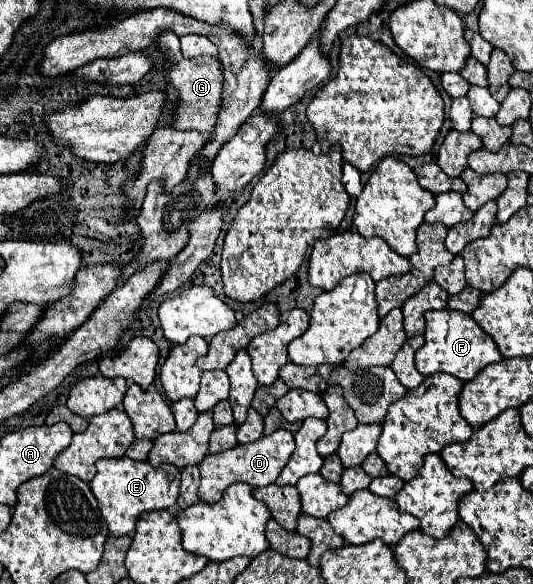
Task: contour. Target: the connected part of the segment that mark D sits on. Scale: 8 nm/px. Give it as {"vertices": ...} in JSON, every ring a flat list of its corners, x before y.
{"vertices":[[278,429,272,435,264,435,254,443,248,445,236,445,230,451,224,453,216,453,216,455,206,455,204,461,198,465,200,467,200,489,198,489,198,497,206,503,216,503,222,499,226,487,230,487,232,483,248,483,252,487,266,487,272,485,276,481,276,477,280,475,280,471,284,469,284,465,288,463,290,455,294,453,294,435,286,429]]}

